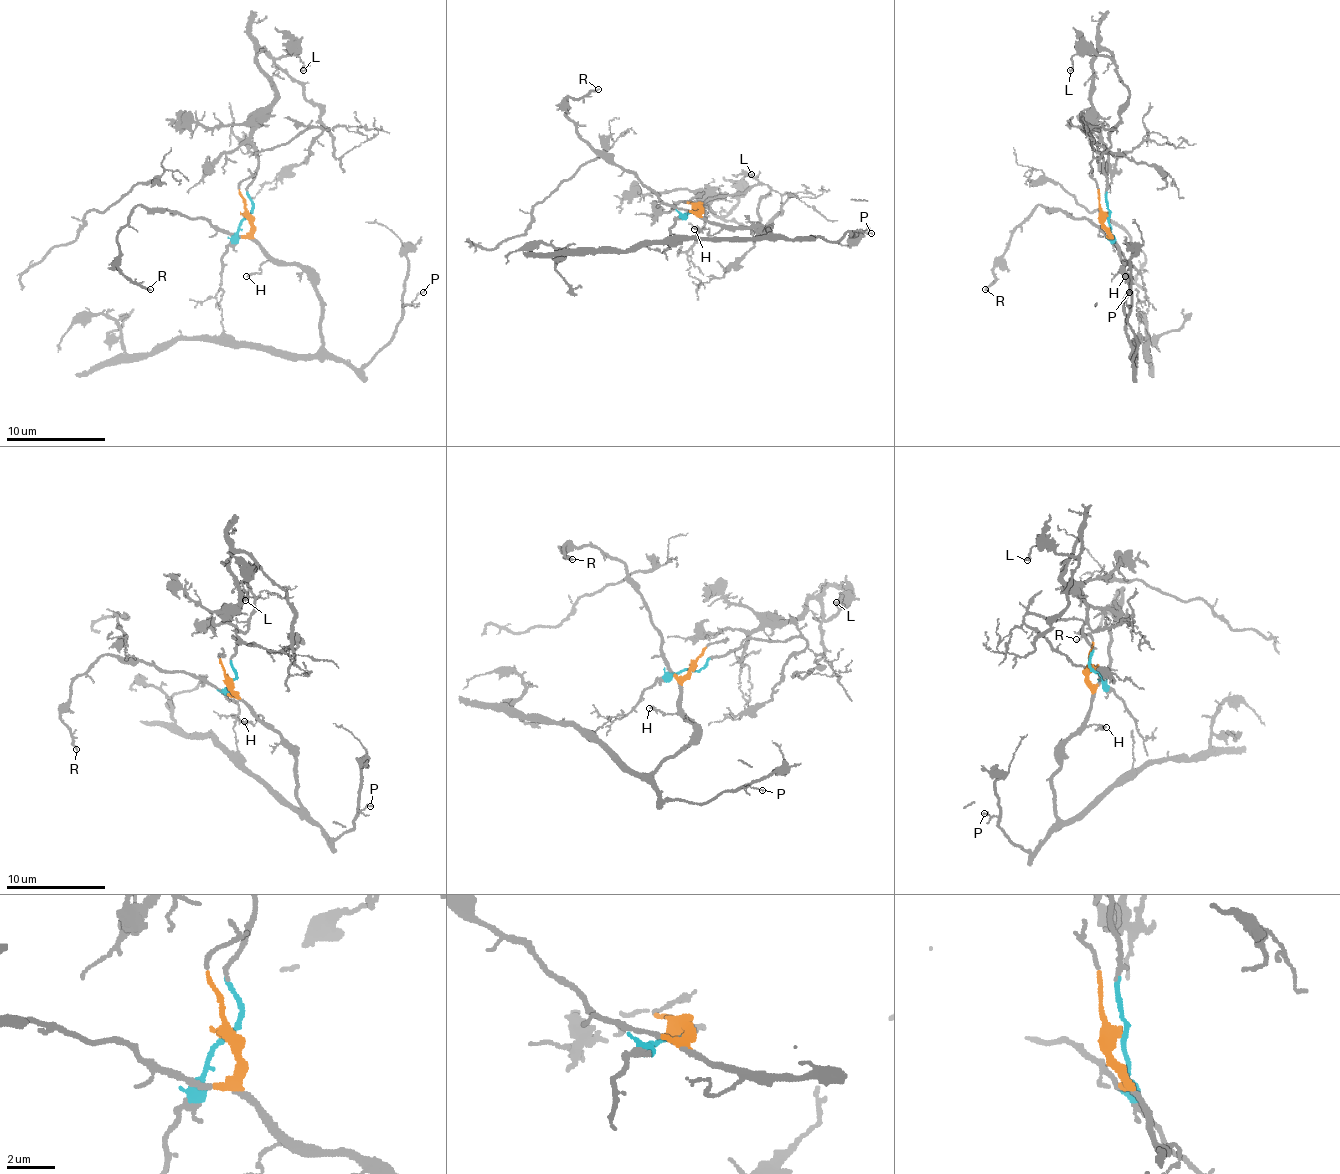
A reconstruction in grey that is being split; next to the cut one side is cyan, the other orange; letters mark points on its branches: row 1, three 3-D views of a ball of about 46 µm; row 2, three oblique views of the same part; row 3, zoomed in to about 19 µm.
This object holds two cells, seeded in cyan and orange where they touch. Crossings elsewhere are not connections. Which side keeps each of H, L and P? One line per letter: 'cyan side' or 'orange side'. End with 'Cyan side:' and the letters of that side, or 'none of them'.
H: orange side
L: cyan side
P: orange side
Cyan side: L

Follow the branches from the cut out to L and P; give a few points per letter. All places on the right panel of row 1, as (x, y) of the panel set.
L: (1107, 217), (1102, 130), (1092, 101), (1092, 63), (1102, 51), (1112, 58), (1097, 54), (1077, 54), (1070, 71)
P: (1107, 215), (1107, 235), (1129, 282), (1124, 304), (1134, 369), (1137, 339), (1127, 314), (1129, 292)

